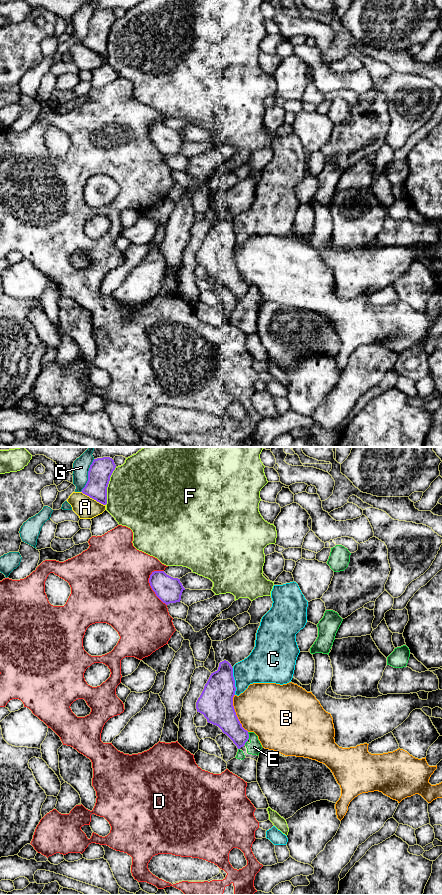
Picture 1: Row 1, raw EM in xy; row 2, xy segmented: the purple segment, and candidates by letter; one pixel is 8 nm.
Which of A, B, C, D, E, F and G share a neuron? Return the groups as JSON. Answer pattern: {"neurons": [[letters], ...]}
{"neurons": [["A"], ["B"], ["C"], ["D"], ["E"], ["F"], ["G"]]}

